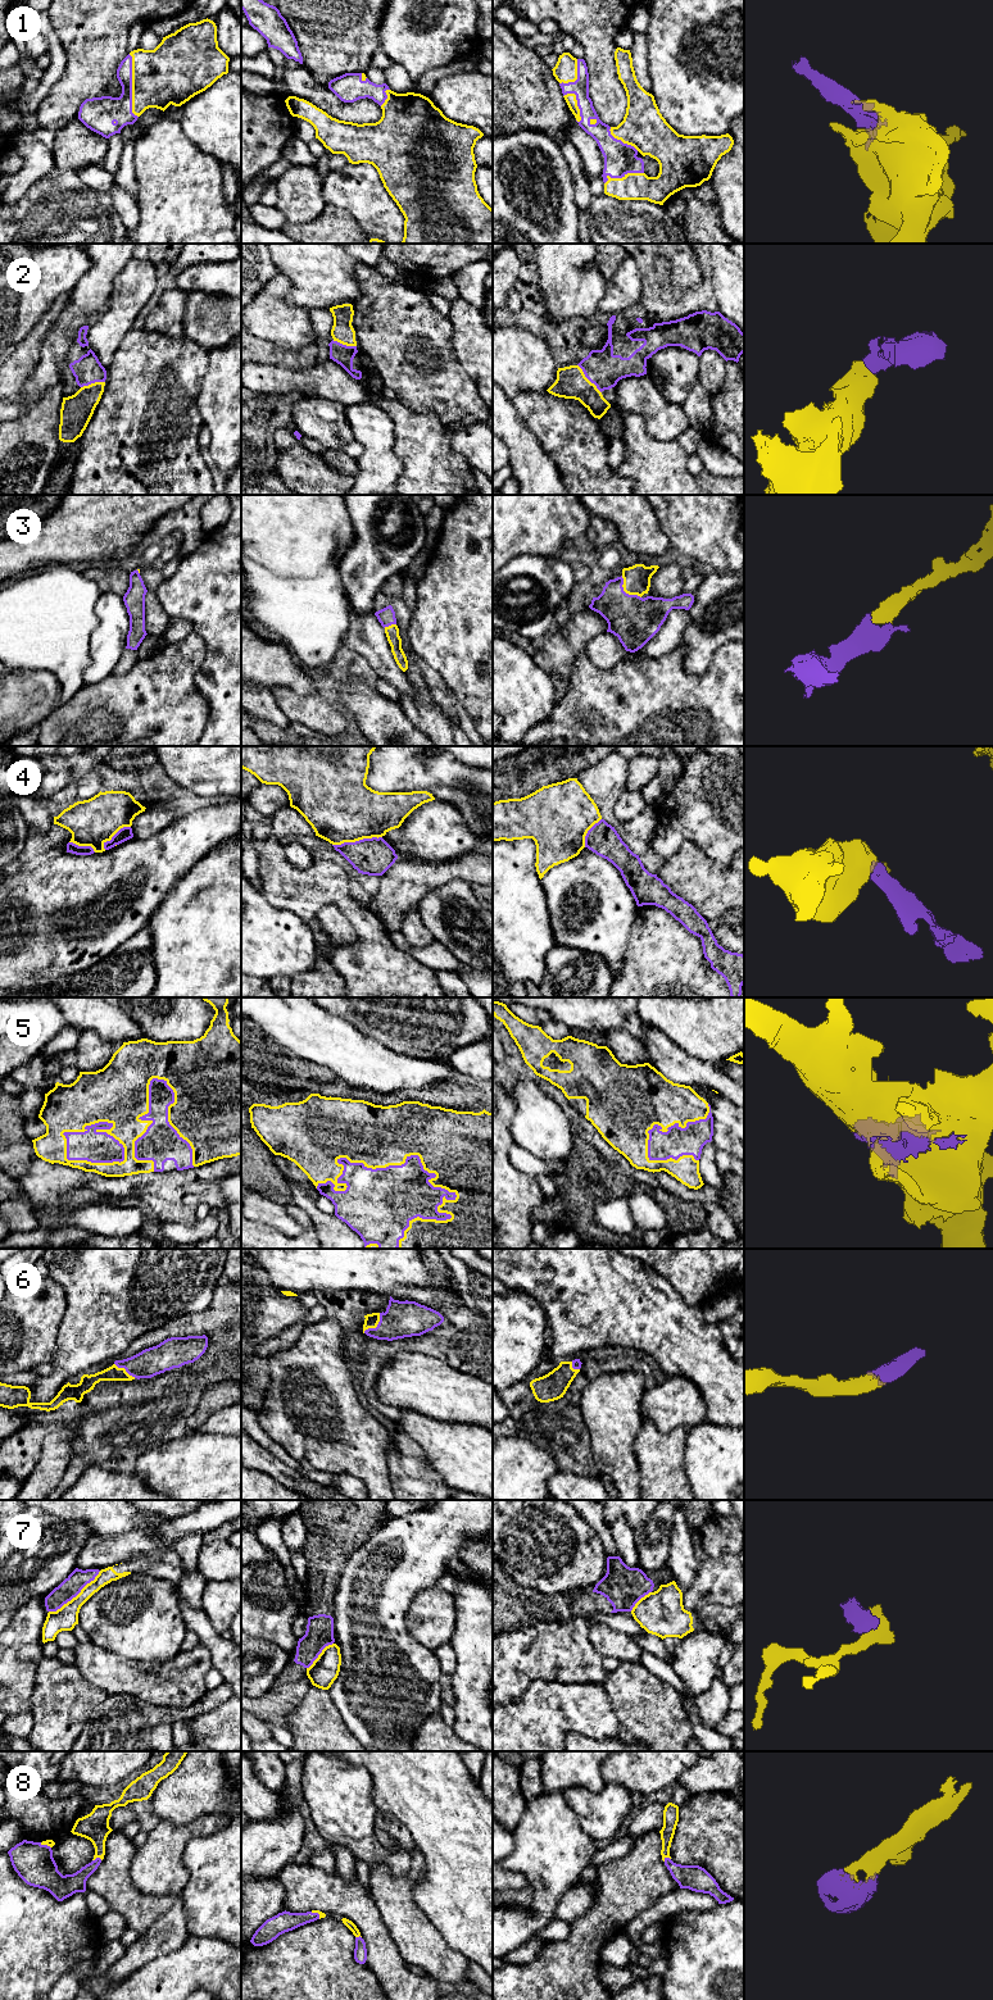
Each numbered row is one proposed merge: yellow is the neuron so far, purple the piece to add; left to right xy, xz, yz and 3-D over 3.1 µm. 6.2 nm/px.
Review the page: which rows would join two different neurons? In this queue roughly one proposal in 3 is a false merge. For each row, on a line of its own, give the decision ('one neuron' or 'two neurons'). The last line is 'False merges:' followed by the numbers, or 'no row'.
1: one neuron
2: one neuron
3: one neuron
4: two neurons
5: one neuron
6: one neuron
7: two neurons
8: one neuron
False merges: 4, 7

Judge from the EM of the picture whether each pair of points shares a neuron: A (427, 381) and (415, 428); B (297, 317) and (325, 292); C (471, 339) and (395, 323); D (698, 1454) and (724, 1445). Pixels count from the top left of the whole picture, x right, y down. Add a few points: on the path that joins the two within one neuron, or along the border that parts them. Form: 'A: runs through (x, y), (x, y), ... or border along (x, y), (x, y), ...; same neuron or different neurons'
A: border along (397, 399), (417, 413), (434, 413), (447, 424); different neurons
B: border along (290, 282), (286, 299), (308, 310); different neurons
C: border along (447, 316), (452, 326), (452, 346), (461, 364); different neurons
D: runs through (704, 1454), (712, 1454), (717, 1449); same neuron

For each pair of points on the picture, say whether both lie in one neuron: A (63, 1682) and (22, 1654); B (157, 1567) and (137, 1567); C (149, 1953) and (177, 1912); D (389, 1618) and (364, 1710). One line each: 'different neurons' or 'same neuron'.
A: different neurons
B: same neuron
C: same neuron
D: same neuron

